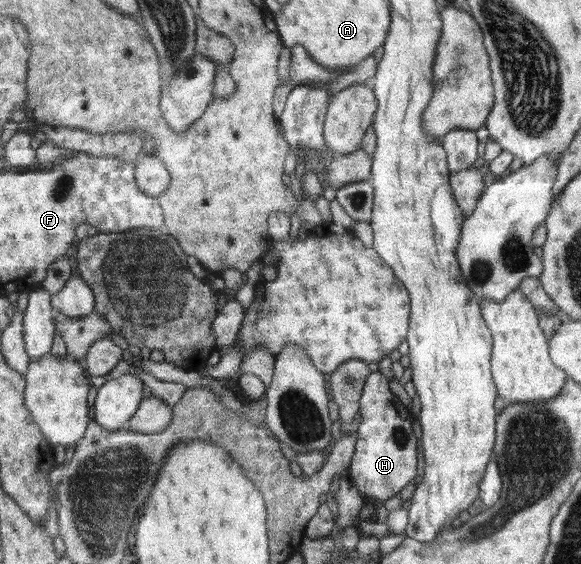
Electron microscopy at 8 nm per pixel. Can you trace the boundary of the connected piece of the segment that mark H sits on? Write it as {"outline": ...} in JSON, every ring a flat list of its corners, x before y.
{"outline":[[379,371,369,374,364,382,364,393,361,395,361,425,358,429,356,452,351,460,350,478,357,486,361,497,366,502,382,505,386,499,397,495,415,477,415,437,407,419,407,409,397,401,395,395,387,389,387,378]]}

